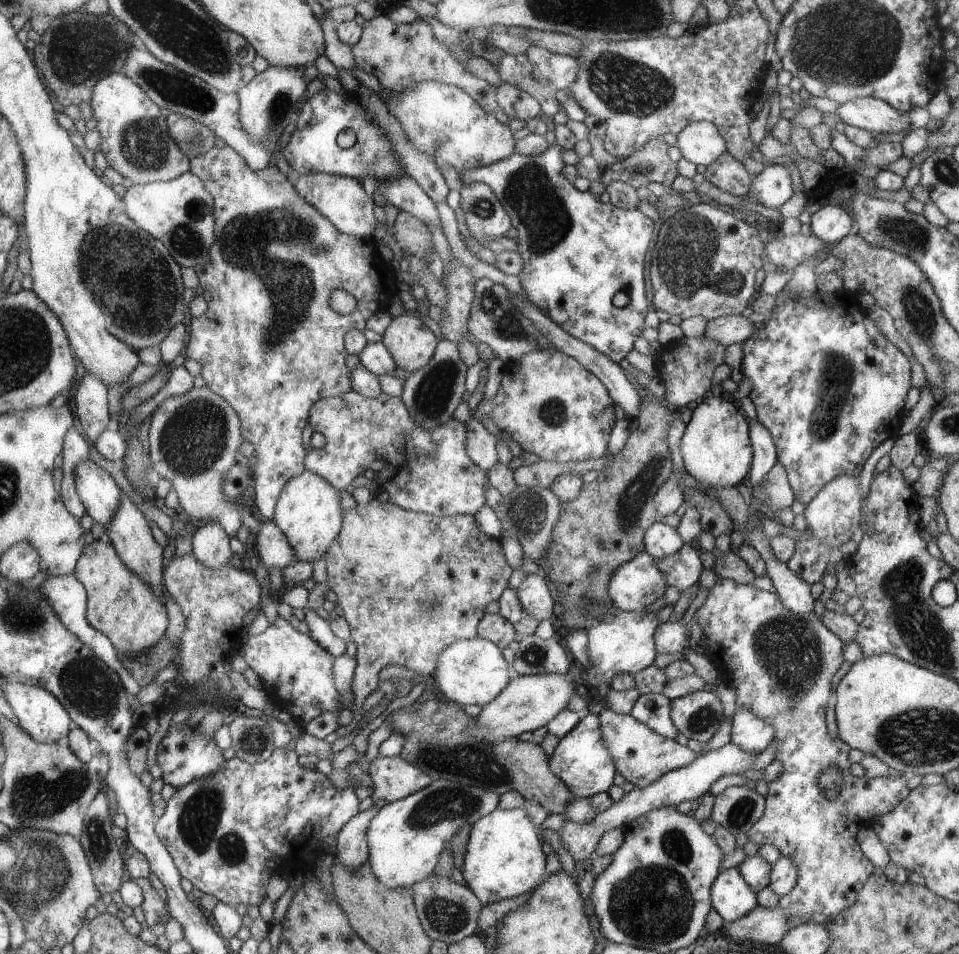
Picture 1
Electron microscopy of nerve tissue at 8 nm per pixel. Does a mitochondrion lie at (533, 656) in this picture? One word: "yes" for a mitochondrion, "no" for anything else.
yes

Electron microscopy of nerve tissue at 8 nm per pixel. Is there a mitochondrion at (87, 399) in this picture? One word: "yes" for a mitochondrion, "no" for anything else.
no

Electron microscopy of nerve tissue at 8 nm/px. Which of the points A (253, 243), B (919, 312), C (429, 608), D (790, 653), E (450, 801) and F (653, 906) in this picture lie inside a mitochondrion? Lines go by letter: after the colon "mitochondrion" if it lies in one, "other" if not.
A: mitochondrion
B: mitochondrion
C: mitochondrion
D: mitochondrion
E: mitochondrion
F: mitochondrion

